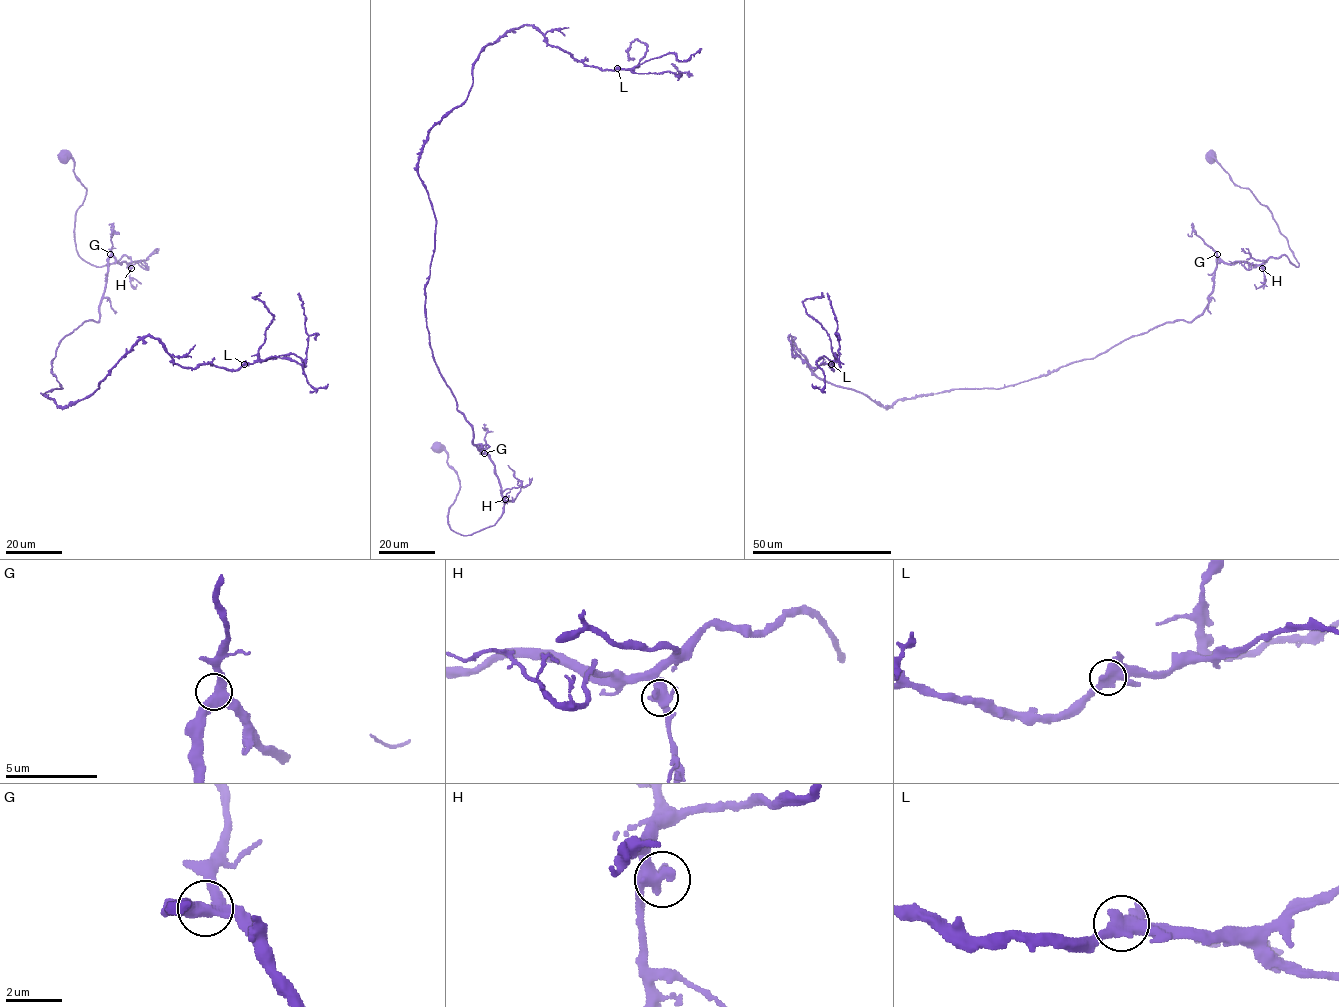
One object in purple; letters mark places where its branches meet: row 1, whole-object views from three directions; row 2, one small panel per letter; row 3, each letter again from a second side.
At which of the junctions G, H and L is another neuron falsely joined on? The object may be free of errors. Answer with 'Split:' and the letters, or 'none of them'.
Split: none of them

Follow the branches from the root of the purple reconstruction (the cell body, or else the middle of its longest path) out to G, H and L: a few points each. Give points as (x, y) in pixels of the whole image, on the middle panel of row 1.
G: (437, 448), (447, 452), (459, 478), (447, 522), (462, 535), (492, 526), (503, 513), (494, 464), (484, 453)
H: (437, 448), (447, 452), (460, 485), (447, 515), (452, 529), (468, 535), (492, 526), (505, 499)
L: (437, 448), (460, 485), (450, 528), (492, 526), (494, 464), (426, 328), (428, 131), (521, 26), (617, 68)

